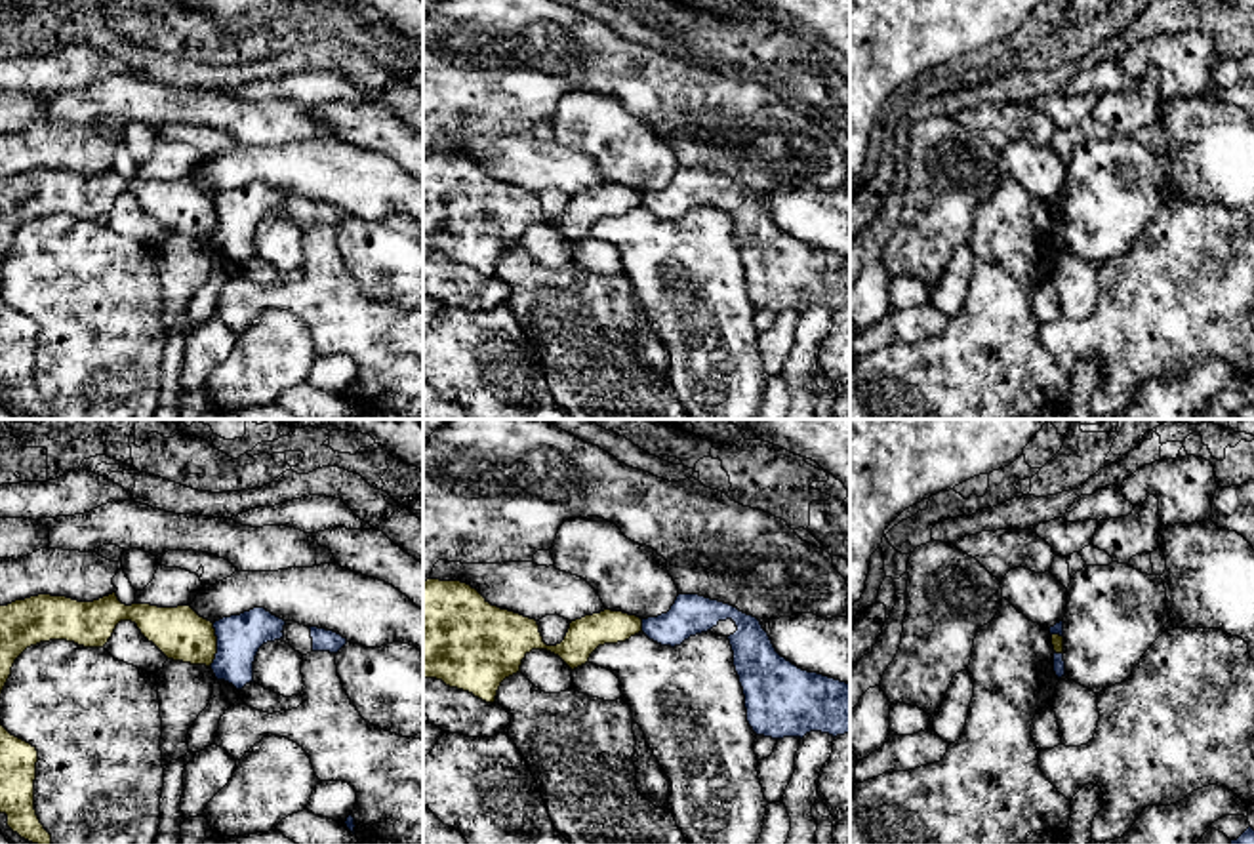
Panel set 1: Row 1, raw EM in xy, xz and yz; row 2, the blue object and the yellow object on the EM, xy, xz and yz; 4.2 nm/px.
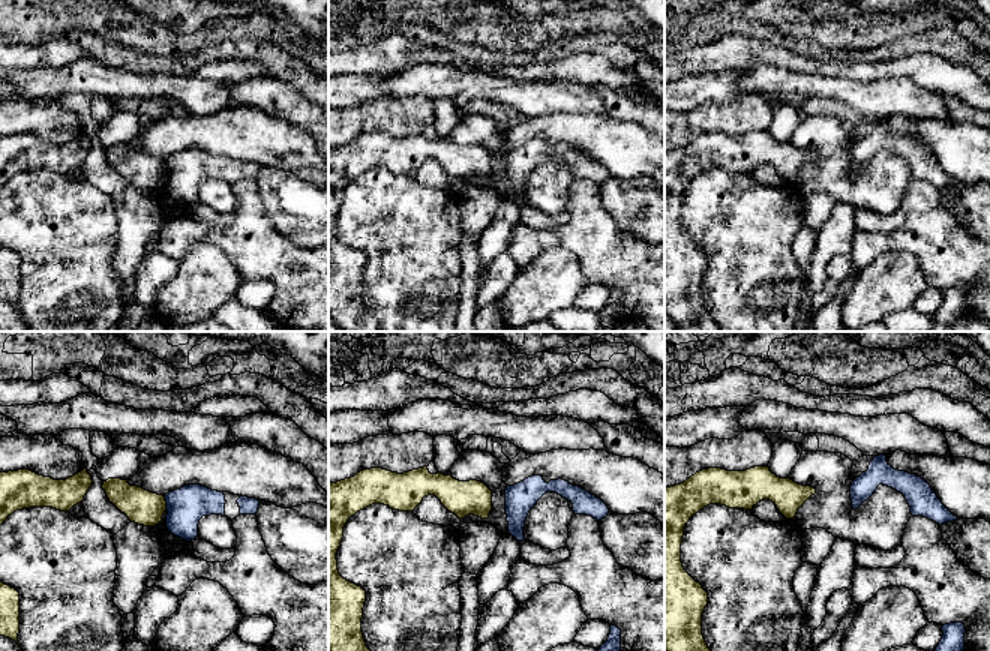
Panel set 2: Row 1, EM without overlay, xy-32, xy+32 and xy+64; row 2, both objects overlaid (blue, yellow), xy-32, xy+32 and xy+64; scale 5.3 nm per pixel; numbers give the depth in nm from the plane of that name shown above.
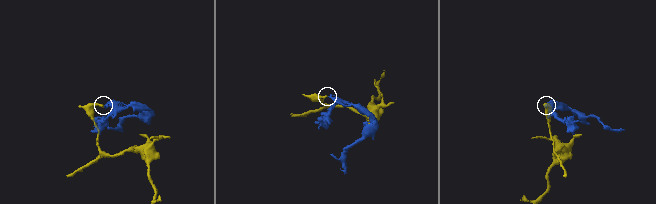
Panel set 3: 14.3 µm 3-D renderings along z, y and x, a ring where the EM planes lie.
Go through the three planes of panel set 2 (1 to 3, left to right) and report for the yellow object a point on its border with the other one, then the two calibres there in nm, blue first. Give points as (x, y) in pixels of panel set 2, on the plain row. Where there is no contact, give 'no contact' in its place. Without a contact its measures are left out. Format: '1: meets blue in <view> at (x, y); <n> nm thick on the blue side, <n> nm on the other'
1: meets blue in xy-32 at (167, 167); 200 nm thick on the blue side, 190 nm on the other
2: no contact
3: no contact

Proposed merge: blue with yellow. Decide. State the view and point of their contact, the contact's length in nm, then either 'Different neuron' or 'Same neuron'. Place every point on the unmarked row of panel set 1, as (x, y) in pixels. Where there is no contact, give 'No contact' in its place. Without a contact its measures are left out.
Touches blue at xy (218, 218). Shared border 190 nm. Different neuron

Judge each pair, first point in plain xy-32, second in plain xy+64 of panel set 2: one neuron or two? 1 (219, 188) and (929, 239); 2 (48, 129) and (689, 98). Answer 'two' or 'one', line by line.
1: two
2: two

